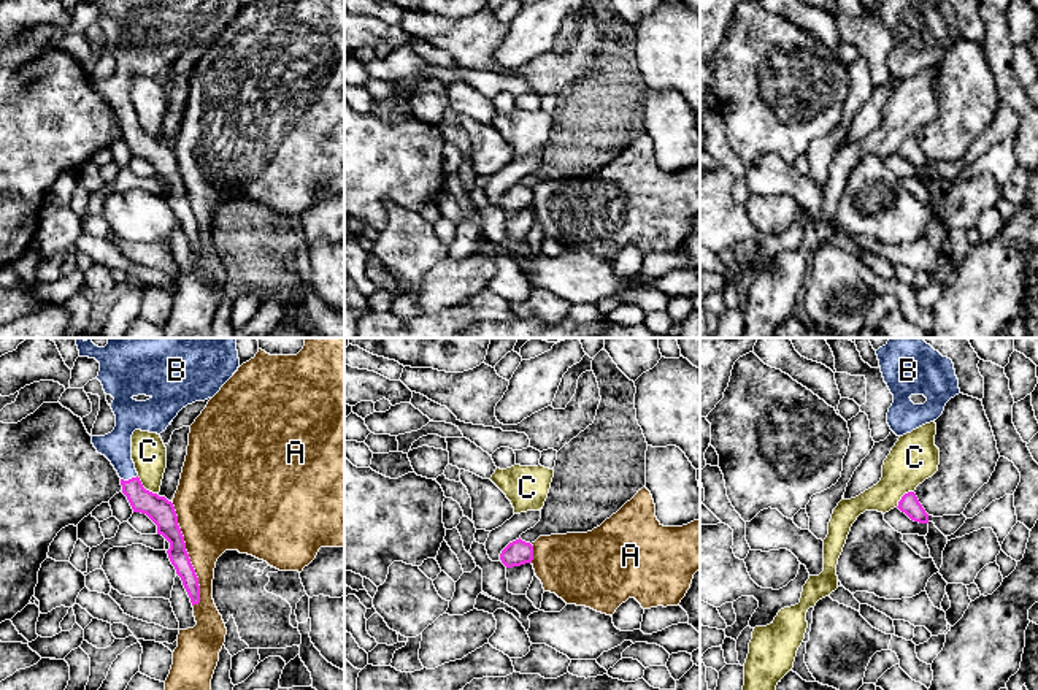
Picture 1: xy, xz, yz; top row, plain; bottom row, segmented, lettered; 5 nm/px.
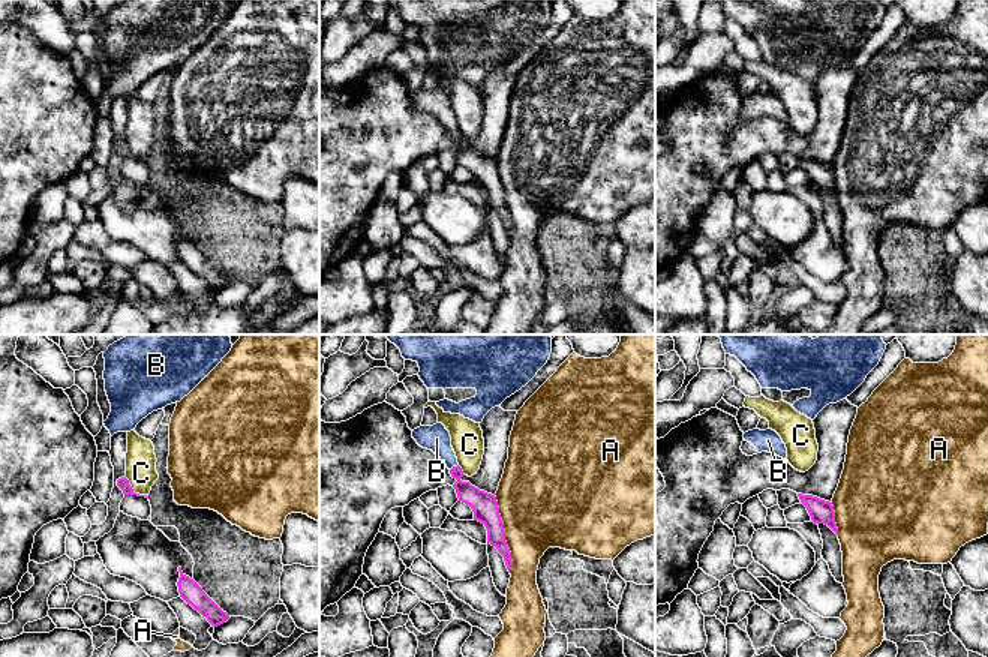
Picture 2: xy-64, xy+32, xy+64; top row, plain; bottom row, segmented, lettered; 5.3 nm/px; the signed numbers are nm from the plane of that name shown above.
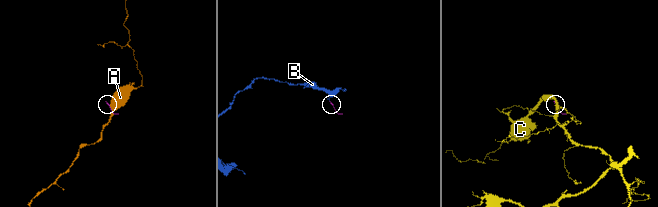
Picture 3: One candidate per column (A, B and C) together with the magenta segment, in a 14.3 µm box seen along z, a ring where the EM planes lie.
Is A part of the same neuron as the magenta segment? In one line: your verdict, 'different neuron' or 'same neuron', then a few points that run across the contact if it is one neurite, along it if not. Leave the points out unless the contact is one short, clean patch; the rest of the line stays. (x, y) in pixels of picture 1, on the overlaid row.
different neuron

